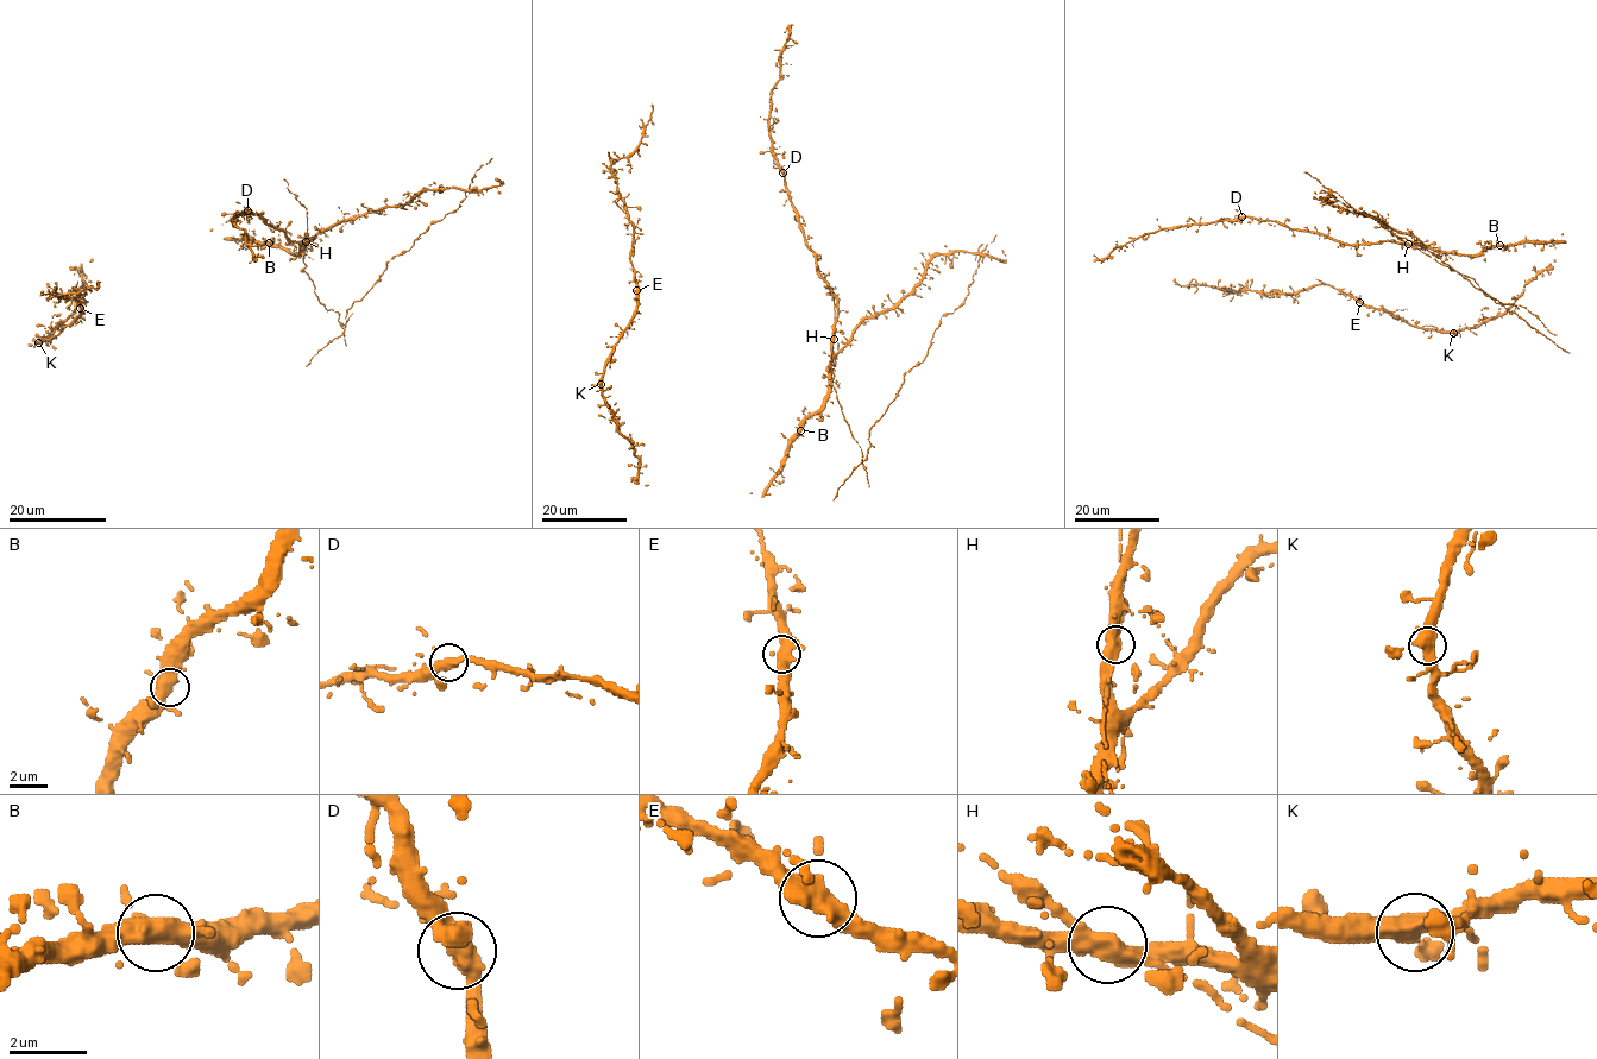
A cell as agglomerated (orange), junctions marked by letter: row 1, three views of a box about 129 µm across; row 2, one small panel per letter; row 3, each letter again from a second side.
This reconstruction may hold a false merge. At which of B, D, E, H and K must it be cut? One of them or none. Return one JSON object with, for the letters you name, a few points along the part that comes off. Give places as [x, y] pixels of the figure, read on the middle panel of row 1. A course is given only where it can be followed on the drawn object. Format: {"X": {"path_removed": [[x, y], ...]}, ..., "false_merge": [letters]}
{"false_merge": []}

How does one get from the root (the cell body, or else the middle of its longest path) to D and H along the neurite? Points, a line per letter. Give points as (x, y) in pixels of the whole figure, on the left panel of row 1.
D: (266, 243), (278, 244), (295, 254), (309, 238), (291, 241), (283, 231), (247, 210)
H: (266, 243), (278, 244), (295, 254), (306, 240)

